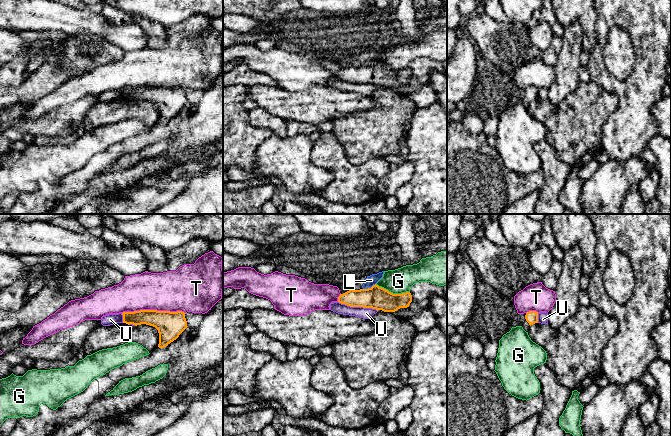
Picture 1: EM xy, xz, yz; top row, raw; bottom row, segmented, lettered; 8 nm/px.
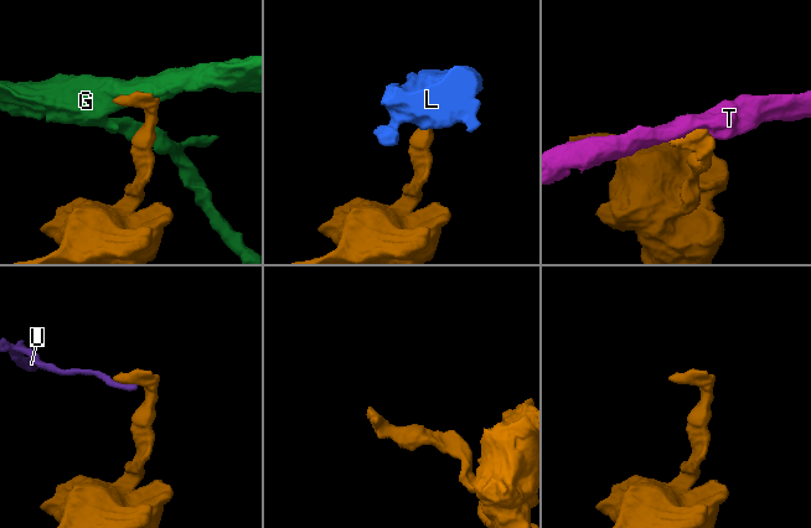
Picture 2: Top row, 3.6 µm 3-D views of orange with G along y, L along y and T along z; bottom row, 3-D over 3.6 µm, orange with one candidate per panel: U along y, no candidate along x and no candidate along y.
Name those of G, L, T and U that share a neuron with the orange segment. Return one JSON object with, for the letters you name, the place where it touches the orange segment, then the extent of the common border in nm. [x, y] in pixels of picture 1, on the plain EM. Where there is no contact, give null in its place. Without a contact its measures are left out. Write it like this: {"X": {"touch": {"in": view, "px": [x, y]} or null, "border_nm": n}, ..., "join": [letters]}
{"L": {"touch": {"in": "xz", "px": [369, 64]}, "border_nm": 120}, "join": ["L"]}

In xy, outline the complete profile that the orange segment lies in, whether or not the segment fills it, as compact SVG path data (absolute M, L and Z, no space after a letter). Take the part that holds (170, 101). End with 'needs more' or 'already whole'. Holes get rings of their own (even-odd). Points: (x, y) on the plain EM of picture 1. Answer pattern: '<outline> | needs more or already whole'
M140 86L123 88L123 99L135 102L146 100L155 103L159 109L159 124L164 124L188 103L185 89L182 87Z | already whole

